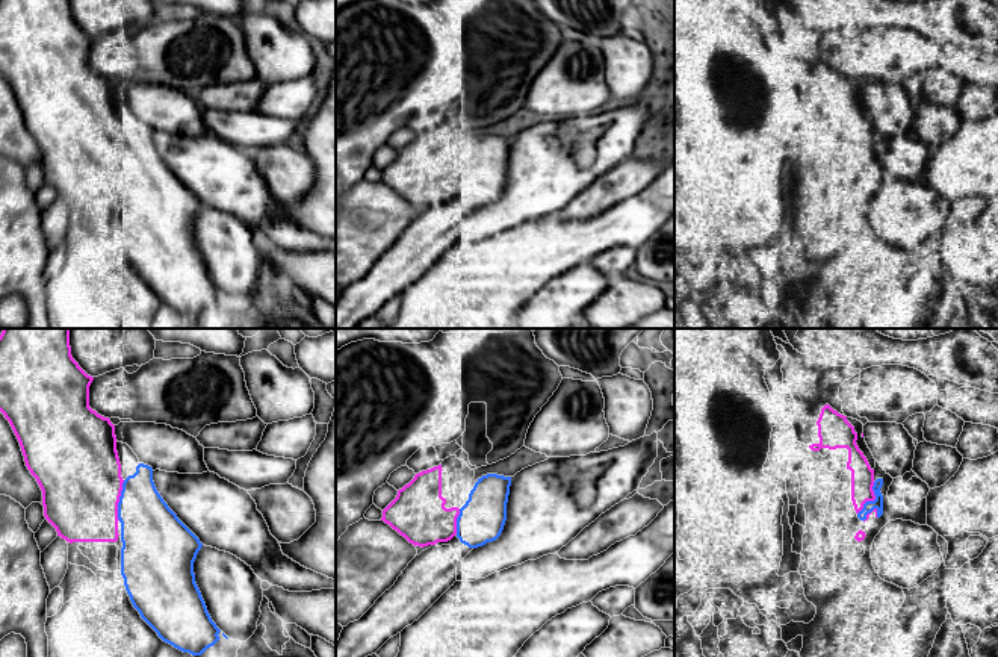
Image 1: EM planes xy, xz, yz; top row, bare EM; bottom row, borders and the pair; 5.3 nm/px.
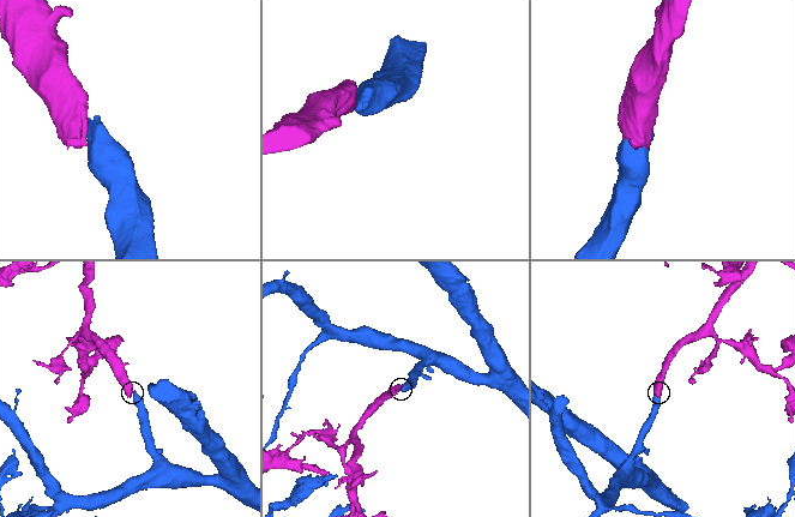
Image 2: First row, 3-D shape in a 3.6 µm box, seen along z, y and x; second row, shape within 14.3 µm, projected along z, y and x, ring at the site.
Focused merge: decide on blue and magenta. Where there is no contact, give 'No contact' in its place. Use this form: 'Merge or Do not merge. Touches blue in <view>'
Merge. Touches blue in xy

